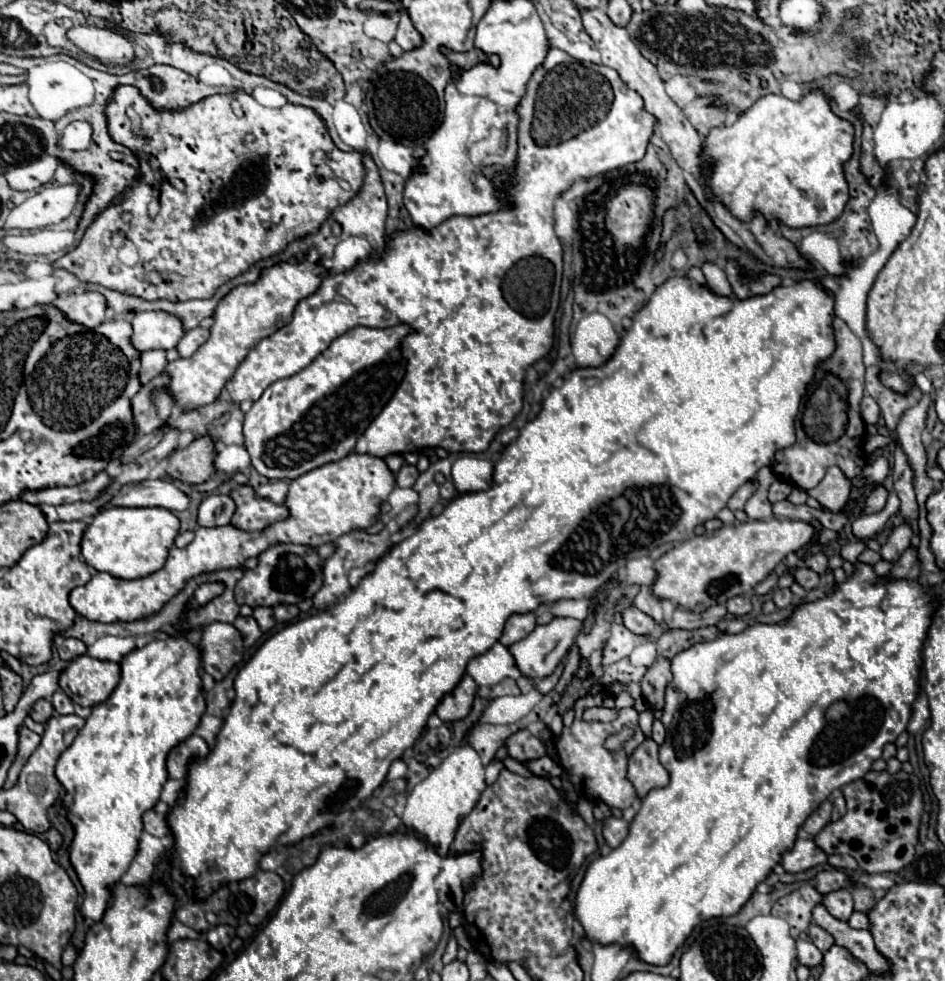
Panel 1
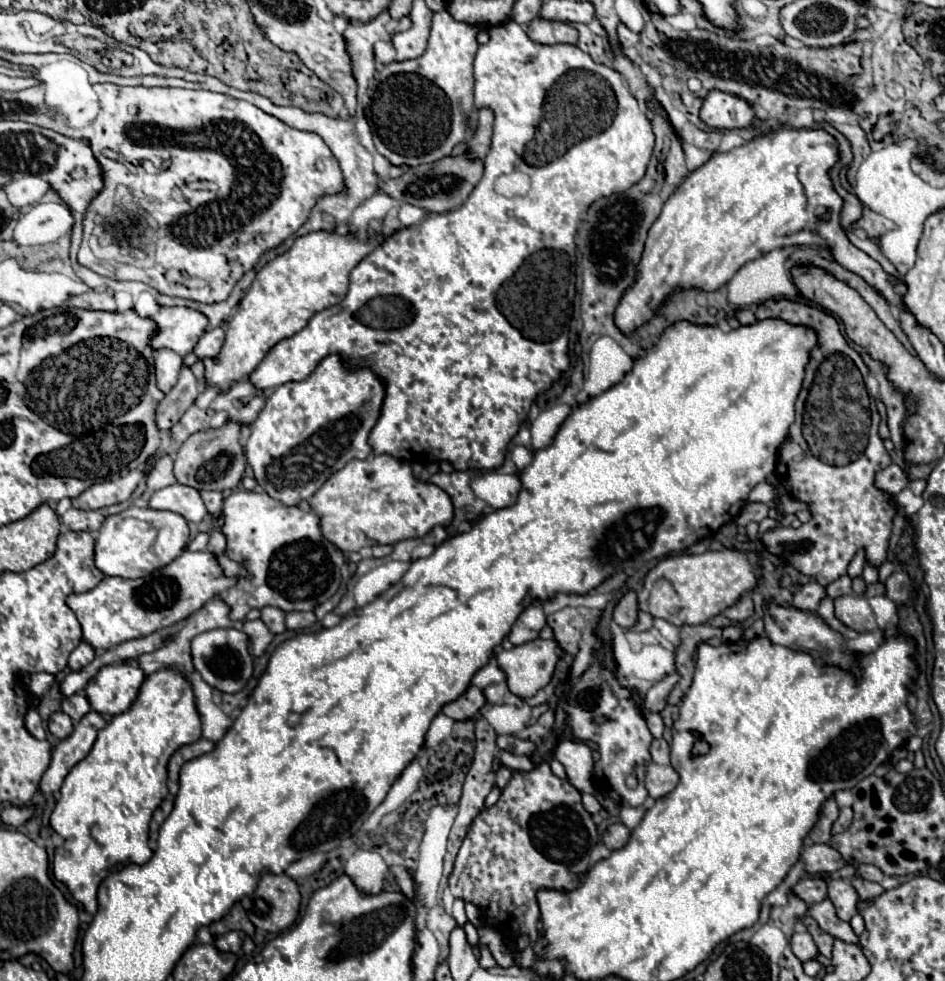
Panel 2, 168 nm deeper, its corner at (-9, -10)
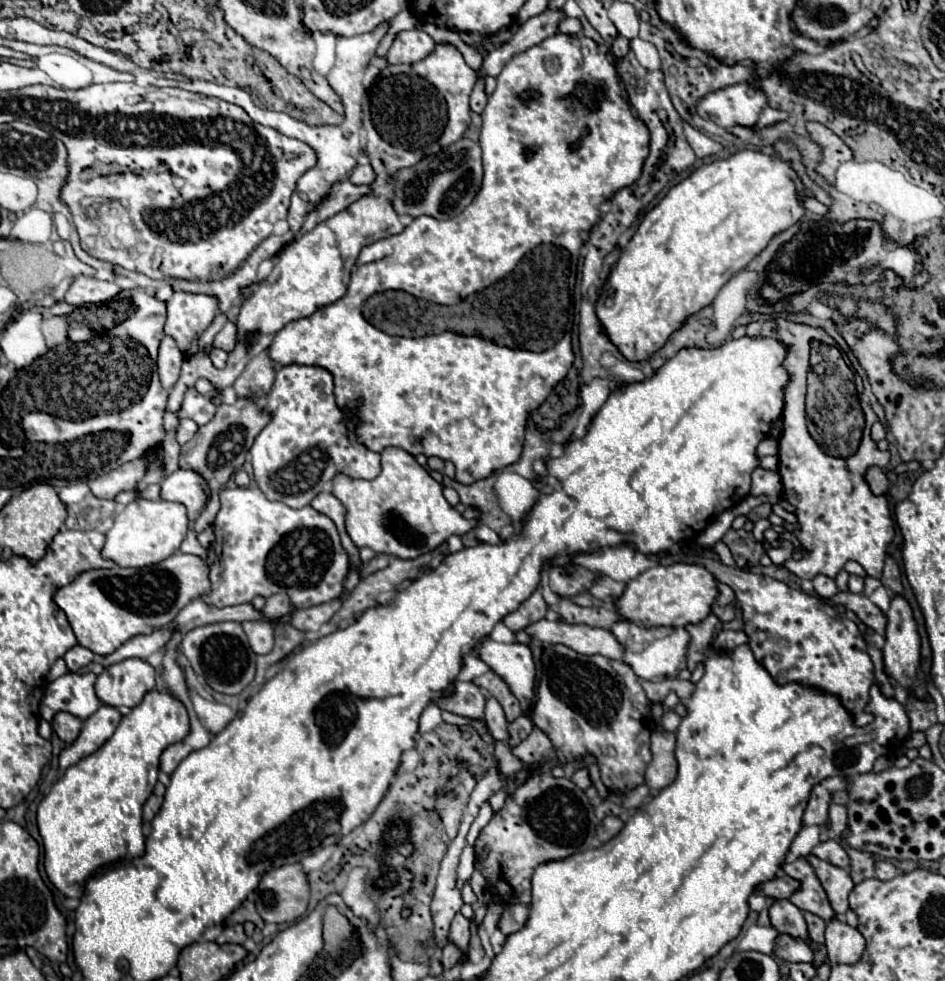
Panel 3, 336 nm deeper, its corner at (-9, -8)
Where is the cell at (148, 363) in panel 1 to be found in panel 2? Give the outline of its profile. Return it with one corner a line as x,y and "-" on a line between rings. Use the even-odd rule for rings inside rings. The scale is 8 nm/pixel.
157,351
155,353
155,375
157,375
157,387
167,393
175,383
177,383
177,377
179,377
179,371
181,371
181,357
175,355
175,351

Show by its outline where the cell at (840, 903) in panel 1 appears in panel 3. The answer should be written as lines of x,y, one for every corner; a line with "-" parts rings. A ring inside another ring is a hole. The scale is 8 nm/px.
807,855
805,859
815,869
815,875
817,875
817,879
823,885
823,889
827,893
827,899
829,899
835,915
839,915
839,917
845,915
845,911
849,909
847,895
853,889
853,881
849,877
849,871
845,871
841,867
835,867
831,863
827,863
827,861
821,861
815,855

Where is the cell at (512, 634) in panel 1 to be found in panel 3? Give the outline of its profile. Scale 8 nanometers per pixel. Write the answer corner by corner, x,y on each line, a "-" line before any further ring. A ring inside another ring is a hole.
539,585
527,601
523,601
513,613
509,613
509,615
503,617
503,623
505,623
511,631
521,631
521,629
525,629
527,625
543,619
545,613
547,613
547,603
545,603
543,597
541,597
541,585

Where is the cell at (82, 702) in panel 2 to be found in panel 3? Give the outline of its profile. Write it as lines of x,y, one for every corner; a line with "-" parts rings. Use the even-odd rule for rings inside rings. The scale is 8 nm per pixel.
65,673
63,677
51,681
41,701
41,717
51,721
59,711
67,711
79,719
93,715
101,707
93,689
95,679
95,673

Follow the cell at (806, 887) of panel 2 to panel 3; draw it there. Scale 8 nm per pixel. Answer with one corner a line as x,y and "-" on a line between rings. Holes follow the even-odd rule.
781,875
781,877
775,877
771,881
757,885
757,889
753,893
759,893
759,895
771,897
771,899
787,899
787,897
791,897
791,893
795,889
799,889
799,881
795,881
789,875

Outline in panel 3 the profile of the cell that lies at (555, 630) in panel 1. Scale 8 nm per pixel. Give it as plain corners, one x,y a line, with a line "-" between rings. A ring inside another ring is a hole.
491,639
481,641
477,647
479,659
485,661
495,673
499,673
513,695
519,699
525,715
531,713
533,703
533,685
535,685
535,665
531,657
531,649
521,643
497,643

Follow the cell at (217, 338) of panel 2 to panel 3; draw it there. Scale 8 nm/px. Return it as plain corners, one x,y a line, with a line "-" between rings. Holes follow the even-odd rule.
229,321
229,323
217,333
217,337
215,337
215,341
213,341
213,347
231,353
233,347
235,347
235,343
237,343
237,325

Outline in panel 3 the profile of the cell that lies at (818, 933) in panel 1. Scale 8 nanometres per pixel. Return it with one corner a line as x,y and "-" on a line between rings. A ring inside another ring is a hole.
803,913
805,915
805,921
807,921
807,933
809,933
809,939
823,945
823,933
825,933
825,921
815,915
815,913

